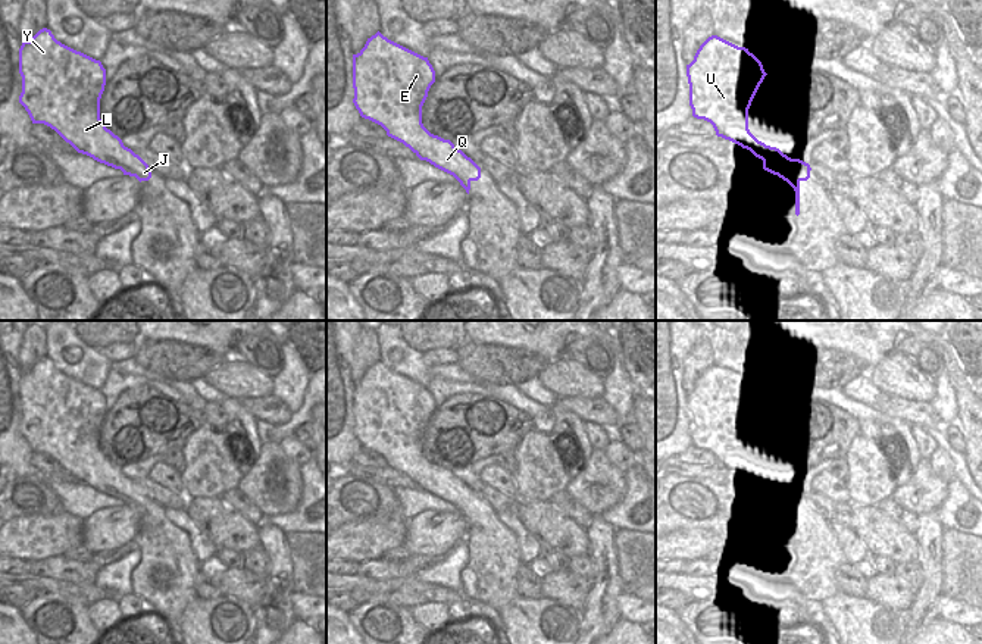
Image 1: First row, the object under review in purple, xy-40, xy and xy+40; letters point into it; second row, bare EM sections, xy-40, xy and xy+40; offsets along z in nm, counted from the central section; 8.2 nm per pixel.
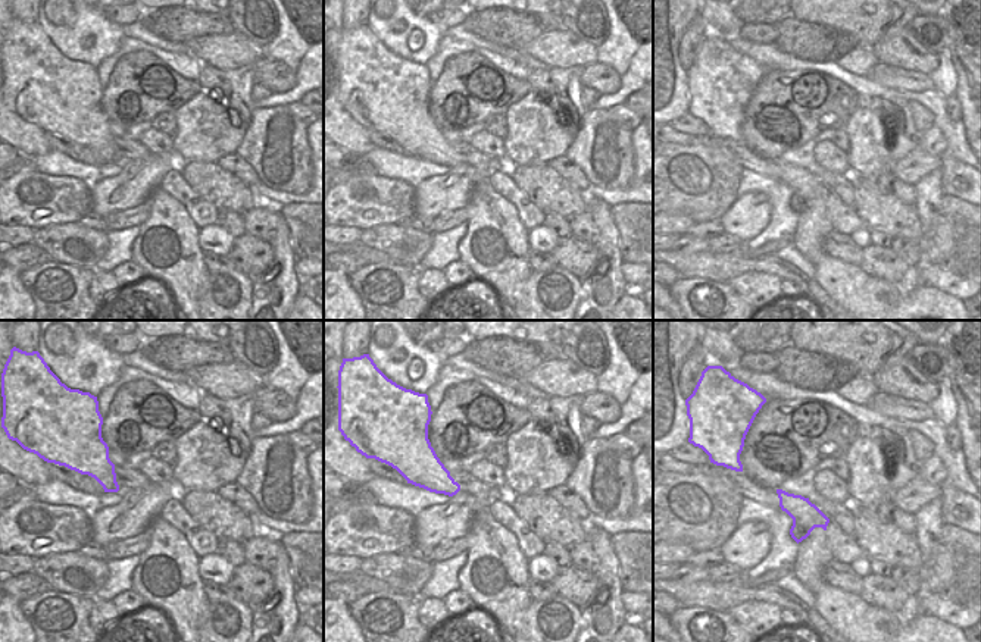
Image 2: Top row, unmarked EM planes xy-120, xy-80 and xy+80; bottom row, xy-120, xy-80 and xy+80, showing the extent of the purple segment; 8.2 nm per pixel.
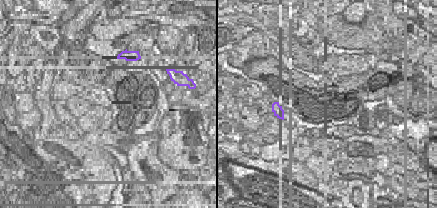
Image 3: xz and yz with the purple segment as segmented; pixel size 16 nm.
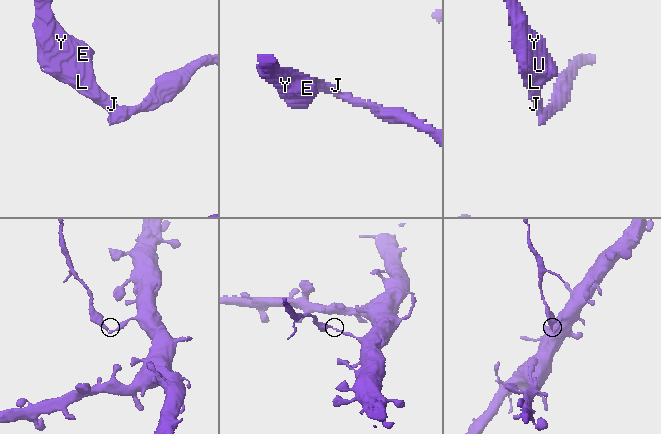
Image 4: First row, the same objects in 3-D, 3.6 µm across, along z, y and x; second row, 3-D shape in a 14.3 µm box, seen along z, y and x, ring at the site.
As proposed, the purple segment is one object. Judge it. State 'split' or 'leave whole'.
split

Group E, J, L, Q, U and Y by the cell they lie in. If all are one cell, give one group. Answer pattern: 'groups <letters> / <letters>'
groups E L Q U Y / J

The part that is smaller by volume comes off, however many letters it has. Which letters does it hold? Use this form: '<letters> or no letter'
E, L, Q, U, Y

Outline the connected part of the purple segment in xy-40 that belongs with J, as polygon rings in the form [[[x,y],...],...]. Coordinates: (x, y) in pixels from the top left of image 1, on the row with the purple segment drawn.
[[[148,165],[126,166],[122,172],[123,175],[135,176],[140,182],[151,178],[151,169]]]

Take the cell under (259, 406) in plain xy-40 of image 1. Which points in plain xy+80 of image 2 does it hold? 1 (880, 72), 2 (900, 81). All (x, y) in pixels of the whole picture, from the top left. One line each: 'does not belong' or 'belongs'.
1: belongs
2: belongs

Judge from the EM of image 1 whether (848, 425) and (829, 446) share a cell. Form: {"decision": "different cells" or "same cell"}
{"decision": "same cell"}

